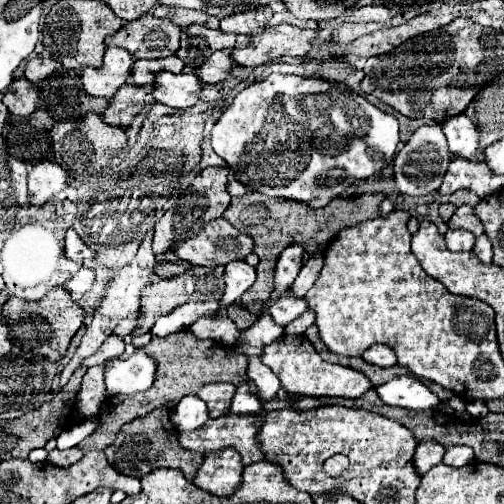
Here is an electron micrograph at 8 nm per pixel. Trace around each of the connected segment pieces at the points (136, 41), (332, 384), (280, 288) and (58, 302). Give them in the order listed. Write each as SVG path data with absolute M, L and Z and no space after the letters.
M145 14L141 20L127 22L117 34L107 36L105 44L125 48L135 58L153 60L177 54L179 38L181 28L173 22Z
M281 336L273 344L269 344L263 352L263 362L277 374L281 386L287 394L295 396L343 396L343 398L357 398L359 394L371 388L371 382L365 374L353 368L345 368L339 364L325 362L311 342L305 336Z
M293 244L281 252L281 256L277 260L277 268L275 268L275 282L273 282L273 292L271 292L273 298L283 296L291 288L301 266L303 266L303 248L301 246Z
M57 286L49 292L49 296L45 296L45 300L39 300L39 302L25 302L15 298L5 302L3 316L7 320L13 346L47 356L51 362L57 362L65 356L71 338L83 326L85 310L77 302L73 302L69 290L65 290L63 286Z

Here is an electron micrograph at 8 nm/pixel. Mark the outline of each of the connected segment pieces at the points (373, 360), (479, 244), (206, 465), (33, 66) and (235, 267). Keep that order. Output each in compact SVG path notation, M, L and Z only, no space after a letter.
M373 344L371 348L367 348L361 356L365 362L369 364L375 364L375 366L381 366L381 368L389 368L389 366L395 366L395 354L389 346L385 344Z
M481 234L475 242L475 248L473 248L475 256L483 262L483 264L491 264L493 262L493 252L491 252L491 244L489 244L489 238L485 234Z
M227 448L205 458L193 482L205 492L225 496L241 484L241 472L241 456L235 450Z
M39 56L27 62L25 66L25 78L31 84L39 84L41 80L45 80L49 74L53 74L55 70L55 62L49 56Z
M235 260L225 266L225 294L221 298L221 308L227 308L233 302L239 302L241 294L255 282L257 270L245 260Z

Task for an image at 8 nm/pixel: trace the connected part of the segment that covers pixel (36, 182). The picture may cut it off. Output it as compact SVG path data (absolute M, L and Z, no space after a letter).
M39 162L29 172L29 202L41 208L65 186L67 186L67 172L59 164Z

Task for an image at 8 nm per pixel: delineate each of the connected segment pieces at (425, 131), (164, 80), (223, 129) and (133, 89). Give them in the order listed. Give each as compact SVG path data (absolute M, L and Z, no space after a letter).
M433 122L433 124L427 124L427 126L419 126L411 134L407 144L395 156L397 190L403 192L403 194L411 194L411 196L421 196L423 184L425 184L425 188L435 190L441 184L443 174L447 172L449 160L451 160L451 152L447 148L447 140L445 140L445 134L441 130L441 124Z
M161 72L157 76L151 96L157 102L163 102L171 108L191 108L199 102L199 92L203 90L203 82L197 74L171 74Z
M271 74L247 86L235 96L233 104L211 130L213 150L227 160L227 166L233 168L239 182L269 196L309 202L311 208L323 208L333 196L341 196L341 170L345 170L347 180L375 178L387 168L391 156L393 158L397 152L397 144L399 124L393 114L379 110L339 82L293 74Z
M125 84L125 88L119 88L117 96L113 96L109 102L103 120L117 128L129 128L135 116L141 112L141 104L137 102L147 102L147 92L141 86Z

